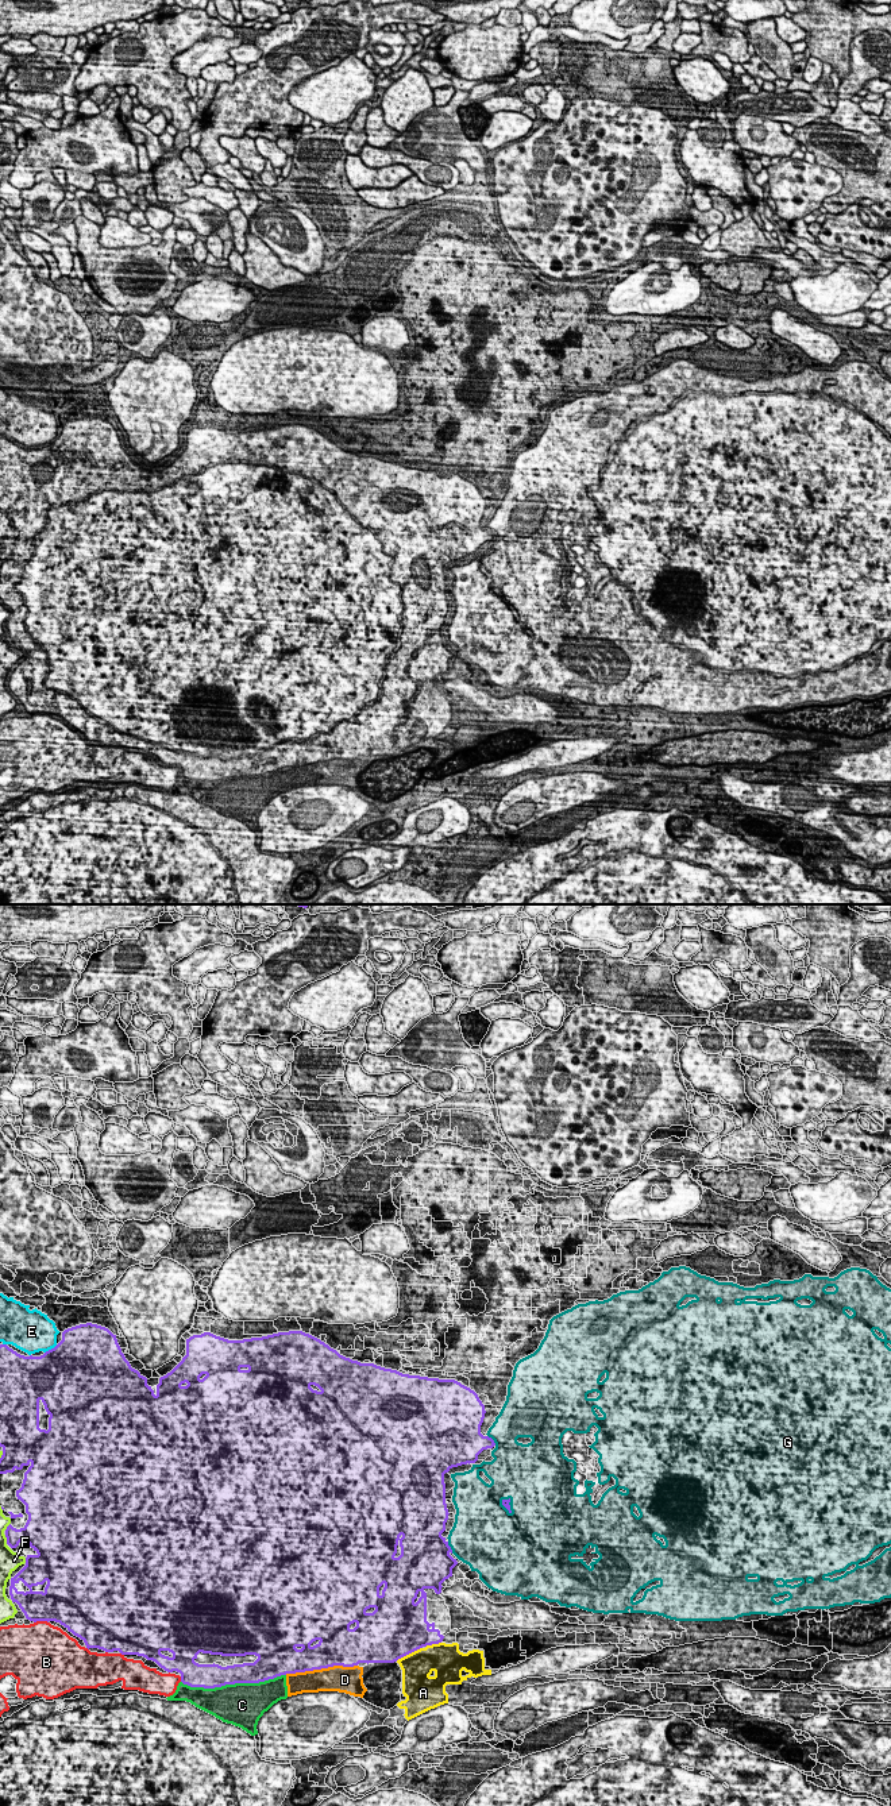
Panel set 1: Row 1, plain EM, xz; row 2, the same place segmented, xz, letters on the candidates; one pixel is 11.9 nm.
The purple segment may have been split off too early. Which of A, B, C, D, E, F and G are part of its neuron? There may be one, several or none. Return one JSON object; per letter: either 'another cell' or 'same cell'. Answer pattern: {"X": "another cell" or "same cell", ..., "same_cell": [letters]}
{"A": "another cell", "B": "another cell", "C": "another cell", "D": "another cell", "E": "another cell", "F": "another cell", "G": "another cell", "same_cell": []}

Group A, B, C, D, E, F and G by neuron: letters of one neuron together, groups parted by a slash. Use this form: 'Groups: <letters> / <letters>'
Groups: A / B / C D / E / F / G

